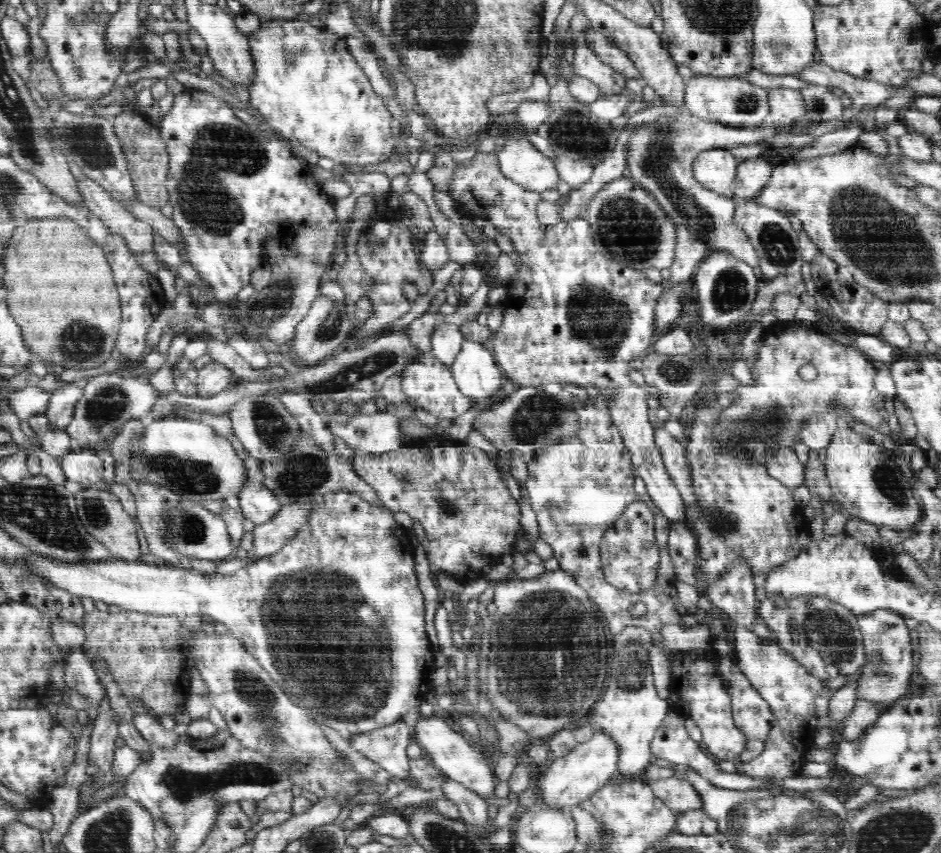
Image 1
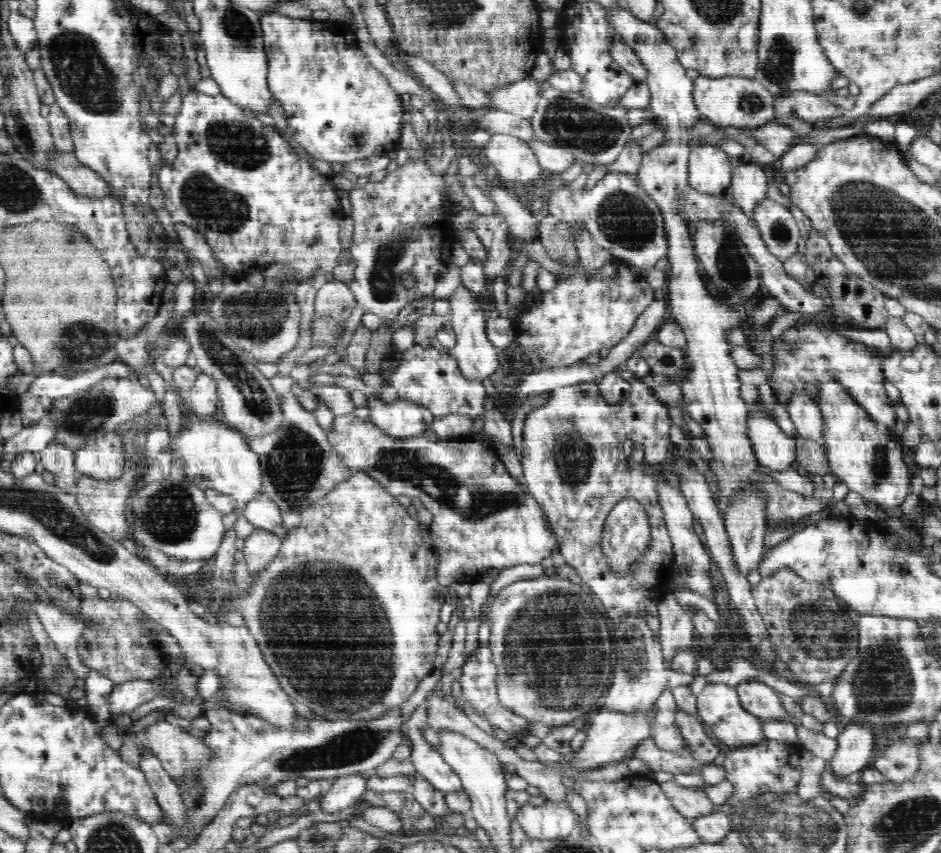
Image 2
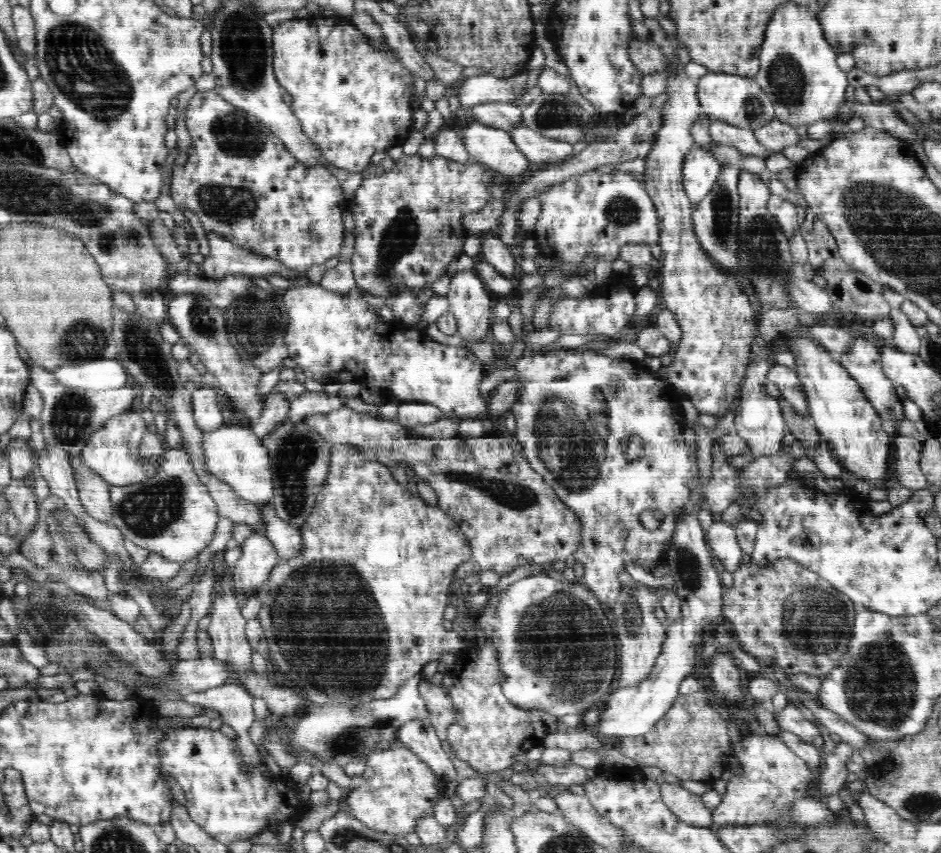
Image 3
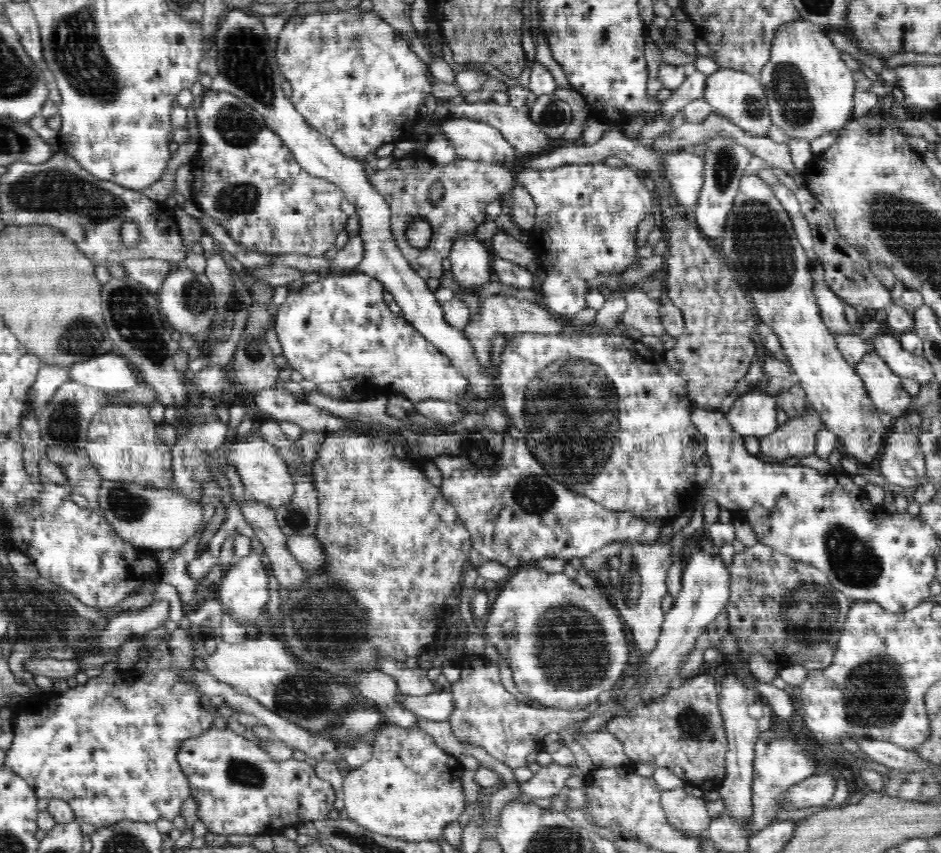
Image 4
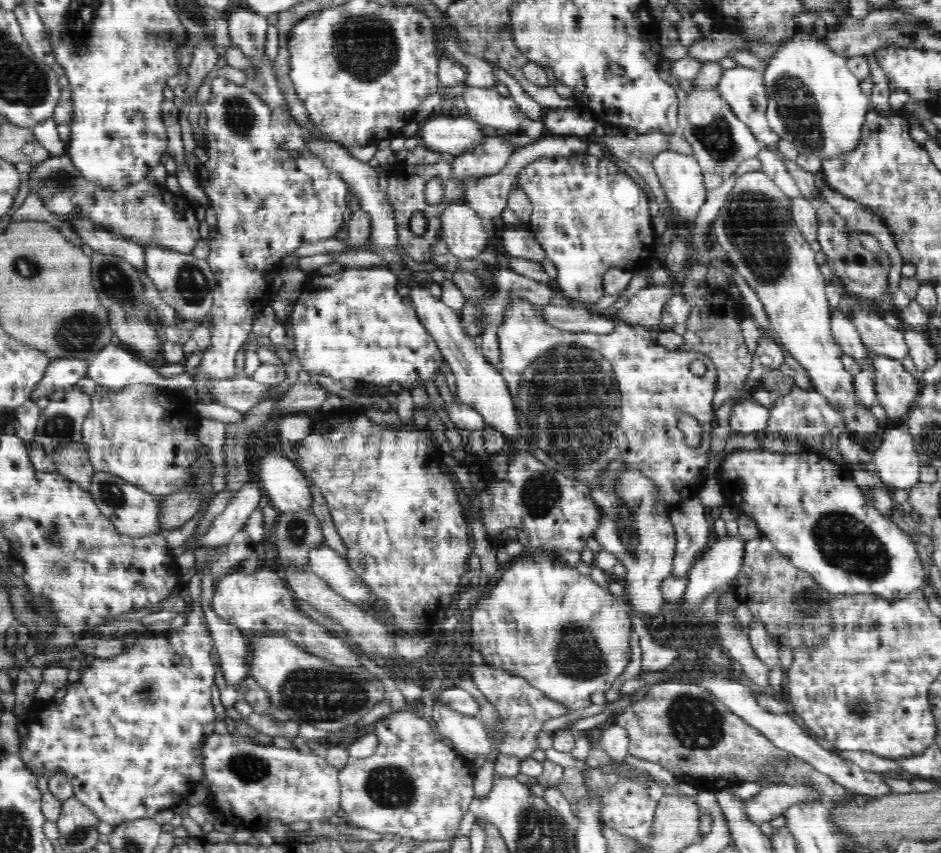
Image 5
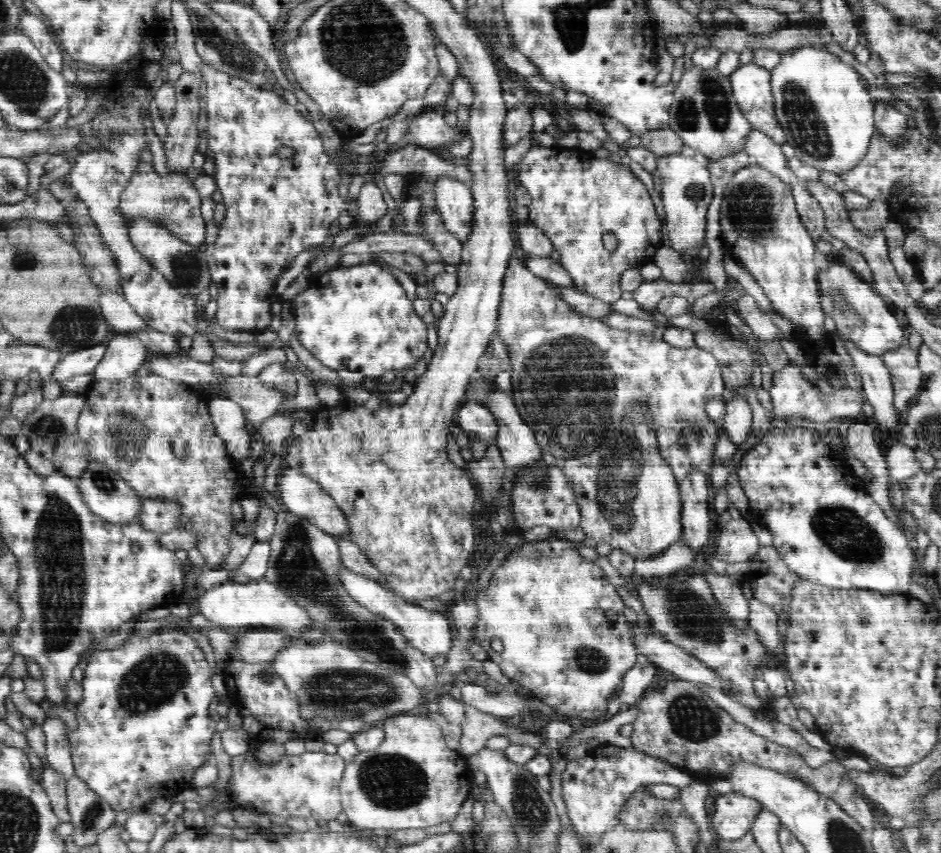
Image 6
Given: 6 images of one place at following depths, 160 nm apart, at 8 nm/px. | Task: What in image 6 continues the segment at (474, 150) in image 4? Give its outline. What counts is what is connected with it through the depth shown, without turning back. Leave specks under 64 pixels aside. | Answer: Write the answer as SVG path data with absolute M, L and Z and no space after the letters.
M428 111L412 117L406 134L412 134L414 144L432 149L450 144L459 131L461 135L465 133L462 125L450 125L442 114Z

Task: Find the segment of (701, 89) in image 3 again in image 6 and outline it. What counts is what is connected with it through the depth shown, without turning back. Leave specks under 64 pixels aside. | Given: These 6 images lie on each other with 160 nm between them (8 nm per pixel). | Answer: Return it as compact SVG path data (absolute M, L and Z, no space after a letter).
M754 63L740 65L730 75L732 92L739 109L752 128L763 132L776 144L787 142L775 115L770 80L772 72Z

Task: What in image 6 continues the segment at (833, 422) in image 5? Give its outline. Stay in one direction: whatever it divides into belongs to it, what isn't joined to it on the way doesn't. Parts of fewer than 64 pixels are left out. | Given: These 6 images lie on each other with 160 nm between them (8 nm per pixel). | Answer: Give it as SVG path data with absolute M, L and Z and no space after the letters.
M795 364L784 366L778 372L774 370L772 374L773 383L769 393L775 423L786 421L787 418L801 418L806 422L826 425L827 422L838 419L855 421L860 414L863 414L862 406L866 398L864 394L862 395L862 391L847 386L844 389L836 389L832 395L825 395L816 385L802 377L800 367Z

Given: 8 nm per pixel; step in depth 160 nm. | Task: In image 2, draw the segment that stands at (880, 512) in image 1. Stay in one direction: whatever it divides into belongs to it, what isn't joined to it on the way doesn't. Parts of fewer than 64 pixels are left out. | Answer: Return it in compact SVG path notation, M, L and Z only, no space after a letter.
M824 378L817 385L819 400L816 402L823 415L822 436L829 472L839 482L844 482L850 492L860 494L864 501L880 506L888 514L899 515L902 502L911 493L912 469L903 459L898 439L891 434L881 434L874 420L870 419L870 415L848 394L842 384Z

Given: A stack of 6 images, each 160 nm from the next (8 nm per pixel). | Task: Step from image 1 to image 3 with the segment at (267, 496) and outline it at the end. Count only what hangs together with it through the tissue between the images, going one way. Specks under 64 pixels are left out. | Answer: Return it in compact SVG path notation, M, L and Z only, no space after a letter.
M264 507L261 512L262 520L266 522L265 535L279 555L279 559L290 560L302 552L302 535L297 526L292 526L278 518L274 507Z

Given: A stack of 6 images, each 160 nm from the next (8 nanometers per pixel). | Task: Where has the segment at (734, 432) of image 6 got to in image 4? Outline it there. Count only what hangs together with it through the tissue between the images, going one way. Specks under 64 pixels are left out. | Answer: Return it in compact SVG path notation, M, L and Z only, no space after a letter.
M751 389L735 400L727 420L744 438L768 436L779 426L776 399L767 392Z

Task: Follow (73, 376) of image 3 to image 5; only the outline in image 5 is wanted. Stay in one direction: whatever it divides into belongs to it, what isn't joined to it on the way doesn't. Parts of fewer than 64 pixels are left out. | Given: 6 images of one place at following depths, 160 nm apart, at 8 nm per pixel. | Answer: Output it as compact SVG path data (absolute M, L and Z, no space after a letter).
M106 346L104 350L100 350L96 356L92 356L88 361L86 375L88 378L95 380L98 385L108 387L112 391L122 390L126 386L134 383L153 384L154 386L163 386L168 389L184 390L193 385L191 371L197 367L202 360L202 351L196 351L190 355L187 361L184 361L184 372L172 375L169 378L164 377L156 371L155 366L142 359L142 356L132 354L132 350L128 348L118 348L118 346Z

